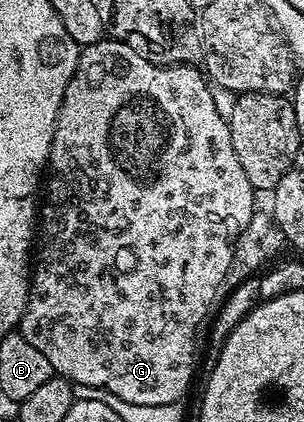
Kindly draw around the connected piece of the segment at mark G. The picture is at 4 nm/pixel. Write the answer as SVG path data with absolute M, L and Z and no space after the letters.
M105 37L99 43L92 43L90 46L83 48L78 61L78 69L74 73L74 77L70 81L70 85L66 85L66 93L62 97L62 105L60 112L56 118L56 128L54 129L54 141L50 145L50 157L48 158L48 166L46 168L46 191L48 187L48 200L42 203L42 218L39 220L38 227L48 239L39 240L38 251L40 247L40 264L33 266L30 271L30 282L28 284L28 304L24 310L24 316L20 318L19 332L26 337L26 341L30 341L30 345L34 345L34 349L39 349L46 356L46 361L50 361L53 372L59 378L68 380L69 383L76 387L93 387L94 389L102 389L114 393L114 397L122 397L122 401L130 401L134 405L170 405L171 403L181 402L188 391L188 386L192 383L192 354L195 353L196 347L192 344L192 338L196 335L196 330L200 327L200 322L204 318L209 318L210 312L213 310L212 302L216 299L216 294L222 291L224 287L224 278L230 269L230 261L232 260L232 247L236 244L236 239L242 233L242 229L246 229L246 221L250 221L250 217L254 213L252 207L252 198L254 192L250 181L246 181L246 173L242 170L242 165L238 165L238 157L234 153L234 145L232 144L232 134L228 128L228 121L218 113L217 106L211 97L211 86L209 80L205 78L199 70L192 65L161 65L146 61L146 57L142 57L138 53L134 53L134 49L130 49L130 45L119 43L117 39Z

